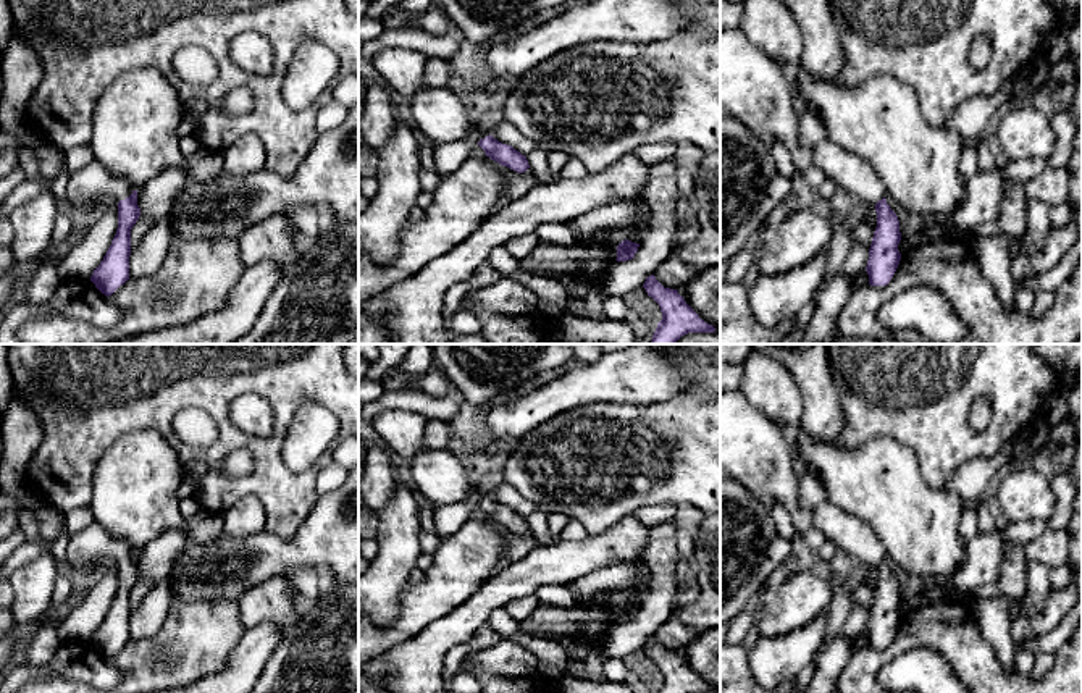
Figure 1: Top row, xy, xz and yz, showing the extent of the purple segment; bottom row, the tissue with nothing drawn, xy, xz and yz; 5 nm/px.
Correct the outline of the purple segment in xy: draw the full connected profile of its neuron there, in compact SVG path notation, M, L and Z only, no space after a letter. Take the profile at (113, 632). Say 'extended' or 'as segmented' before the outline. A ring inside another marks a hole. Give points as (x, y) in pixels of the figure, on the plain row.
extended; M97 522L76 535L69 535L68 565L94 572L100 557L110 557L118 565L116 596L90 638L95 649L108 659L129 641L131 591L140 578L140 570L137 552L124 540L111 536Z

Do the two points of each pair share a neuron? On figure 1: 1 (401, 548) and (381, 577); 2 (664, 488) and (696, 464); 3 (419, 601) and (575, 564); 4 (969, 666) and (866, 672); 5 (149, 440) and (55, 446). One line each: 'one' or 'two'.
1: one
2: one
3: two
4: one
5: two

